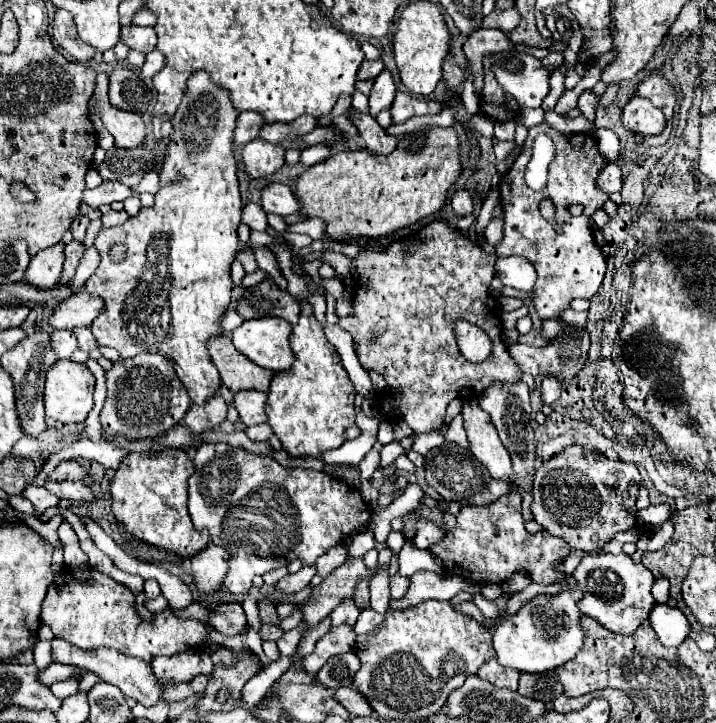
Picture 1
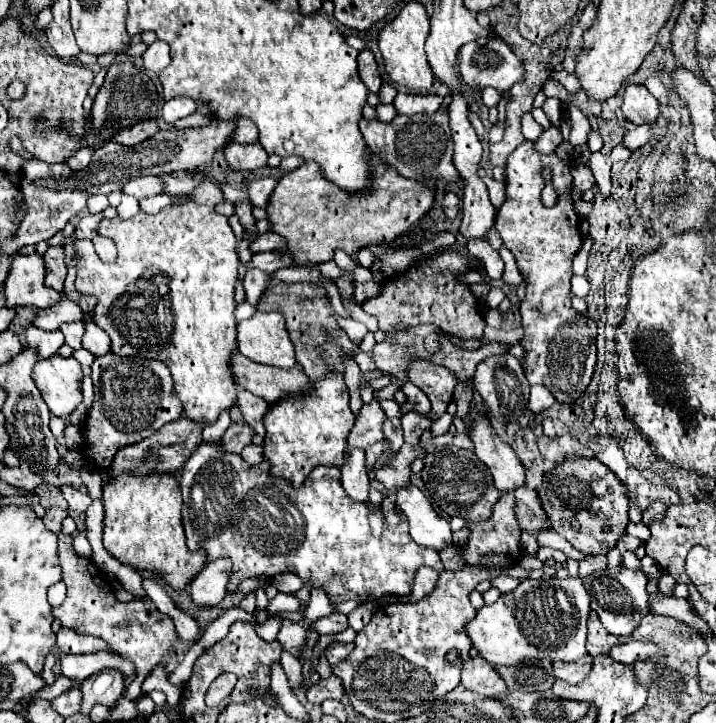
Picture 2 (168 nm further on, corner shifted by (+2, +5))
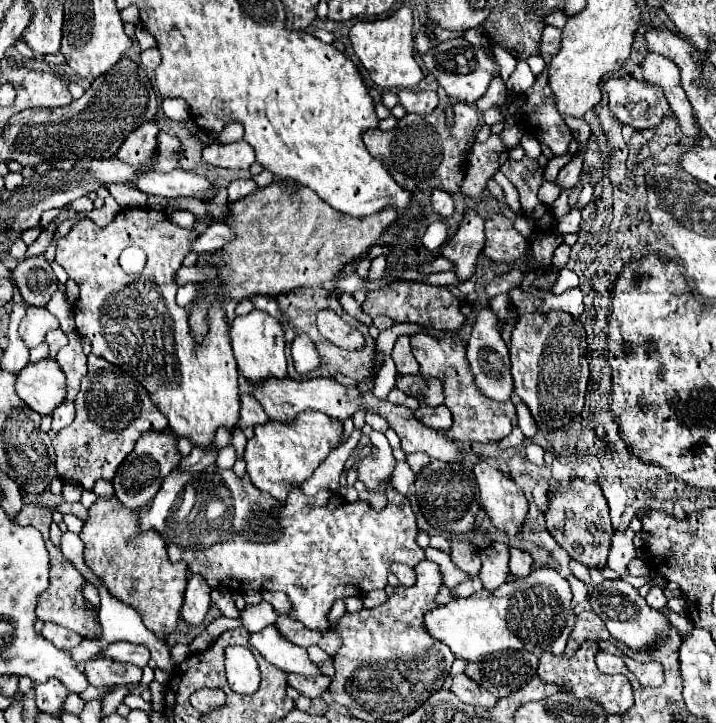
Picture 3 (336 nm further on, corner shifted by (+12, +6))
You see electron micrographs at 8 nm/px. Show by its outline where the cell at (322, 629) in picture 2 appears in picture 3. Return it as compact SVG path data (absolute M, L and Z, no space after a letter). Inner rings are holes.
M280 616L278 622L276 622L276 628L294 644L298 646L312 646L312 644L318 644L322 634L318 630L308 630L306 626L298 626L298 622L292 622L292 618L288 616Z

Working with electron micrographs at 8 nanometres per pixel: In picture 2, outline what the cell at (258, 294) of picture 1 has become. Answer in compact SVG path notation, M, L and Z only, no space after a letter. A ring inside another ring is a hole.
M294 283L288 285L286 293L278 293L278 289L266 289L262 295L258 311L278 311L286 317L286 329L290 333L292 343L296 345L296 359L302 365L302 371L314 381L322 379L326 373L346 373L344 357L356 357L360 351L360 343L352 343L344 329L338 327L334 319L334 309L324 289L310 283ZM324 293L324 299L322 299ZM324 327L324 329L322 329Z

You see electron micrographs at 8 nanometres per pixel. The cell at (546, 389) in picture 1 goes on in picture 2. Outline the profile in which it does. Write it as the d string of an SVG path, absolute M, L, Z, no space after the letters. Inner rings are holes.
M534 385L530 391L530 401L528 401L530 411L536 415L536 413L540 413L552 405L554 405L554 395L550 395L550 391L546 391L546 387Z

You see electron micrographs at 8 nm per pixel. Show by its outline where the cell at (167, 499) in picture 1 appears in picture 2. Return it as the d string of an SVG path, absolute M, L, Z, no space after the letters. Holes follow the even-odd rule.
M122 475L122 479L112 479L108 485L104 485L104 497L102 497L102 503L104 503L104 549L114 557L118 559L122 565L128 565L128 567L134 567L134 569L140 569L140 571L148 571L148 573L156 573L160 575L176 593L184 591L188 587L188 583L198 575L198 571L202 571L204 563L206 563L206 553L204 551L188 551L186 547L186 539L184 539L184 529L182 529L182 495L178 491L178 479L174 475L146 475L146 479L134 479L134 475Z

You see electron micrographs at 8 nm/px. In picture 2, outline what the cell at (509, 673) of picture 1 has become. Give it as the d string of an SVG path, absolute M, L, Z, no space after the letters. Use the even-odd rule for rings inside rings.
M480 655L474 659L468 659L462 669L462 685L470 691L476 691L486 697L496 697L502 691L506 691L506 683L500 679L500 675L494 671L490 663L486 663Z

